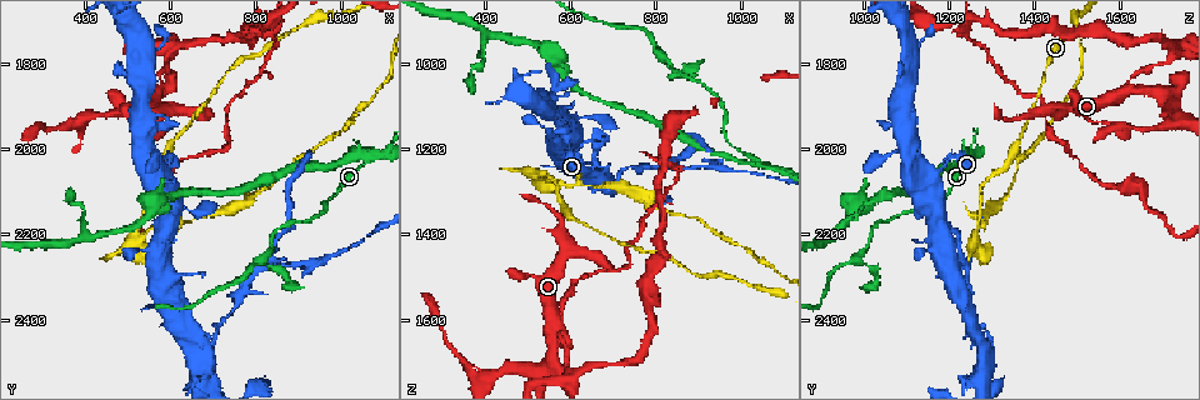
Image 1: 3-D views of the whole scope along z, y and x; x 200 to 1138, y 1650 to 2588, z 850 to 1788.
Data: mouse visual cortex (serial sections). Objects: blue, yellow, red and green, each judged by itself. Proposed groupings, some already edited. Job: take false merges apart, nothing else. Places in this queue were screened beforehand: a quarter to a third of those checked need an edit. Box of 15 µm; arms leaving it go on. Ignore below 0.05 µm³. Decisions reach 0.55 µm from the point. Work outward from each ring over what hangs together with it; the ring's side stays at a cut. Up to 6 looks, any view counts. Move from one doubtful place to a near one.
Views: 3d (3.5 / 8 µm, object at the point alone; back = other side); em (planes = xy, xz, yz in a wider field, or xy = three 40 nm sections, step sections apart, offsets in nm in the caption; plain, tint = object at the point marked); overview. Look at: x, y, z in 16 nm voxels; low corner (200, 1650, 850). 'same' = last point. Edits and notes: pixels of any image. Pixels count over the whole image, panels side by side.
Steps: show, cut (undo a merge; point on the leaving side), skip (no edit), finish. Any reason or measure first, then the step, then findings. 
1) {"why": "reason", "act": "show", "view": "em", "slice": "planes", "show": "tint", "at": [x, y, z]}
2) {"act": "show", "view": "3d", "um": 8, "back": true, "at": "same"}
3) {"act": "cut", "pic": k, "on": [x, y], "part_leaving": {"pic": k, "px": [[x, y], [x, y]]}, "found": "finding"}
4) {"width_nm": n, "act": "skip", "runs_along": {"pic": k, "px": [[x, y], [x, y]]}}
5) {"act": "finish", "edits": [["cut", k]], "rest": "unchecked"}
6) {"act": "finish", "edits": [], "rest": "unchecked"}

{"why": "narrows sharply", "act": "show", "view": "3d", "um": 3.5, "at": [525, 2205, 1255]}

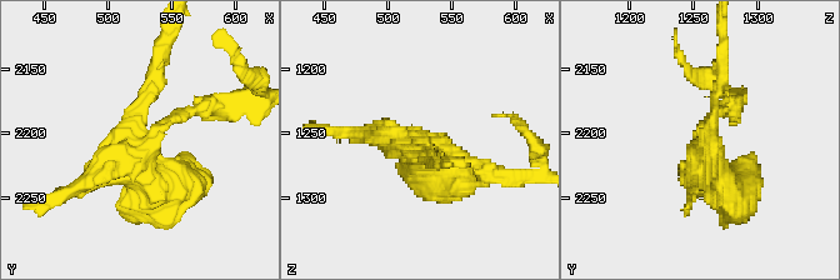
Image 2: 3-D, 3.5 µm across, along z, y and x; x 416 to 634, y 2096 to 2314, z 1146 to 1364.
{"why": "shape alone is not enough", "act": "show", "view": "em", "slice": "xy", "step": 3, "show": "tint", "at": [522, 2208, 1262]}

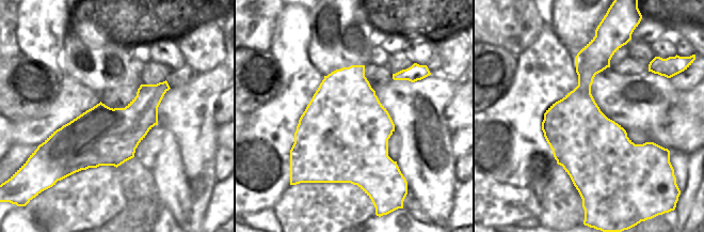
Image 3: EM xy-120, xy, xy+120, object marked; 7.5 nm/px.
{"act": "cut", "pic": 2, "on": [728, 108], "border": {"pic": 3, "px": [[322, 126], [301, 175]]}, "found": "two cells meet here"}

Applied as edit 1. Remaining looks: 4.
{"act": "show", "view": "overview"}

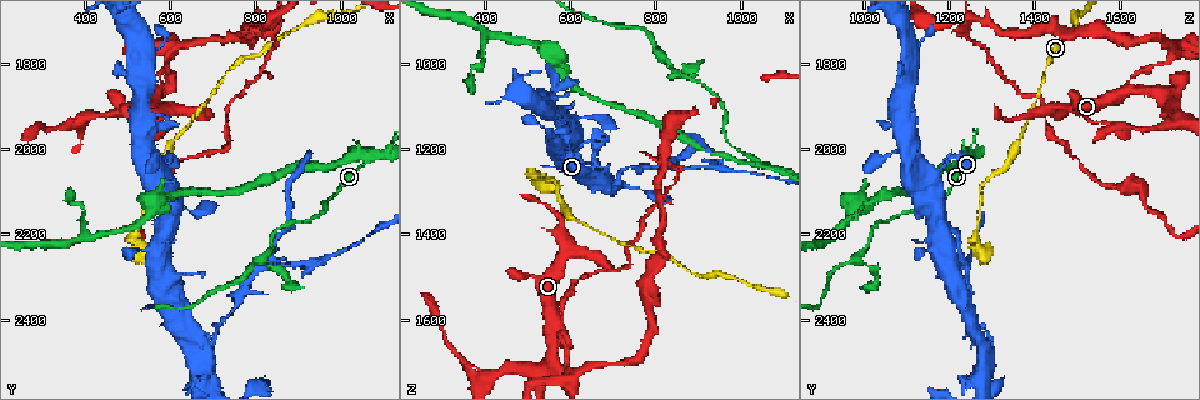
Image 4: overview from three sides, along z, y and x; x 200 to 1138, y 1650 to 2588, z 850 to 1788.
{"why": "two arms in line, one across", "act": "show", "view": "3d", "um": 3.5, "at": [1095, 2010, 1245]}

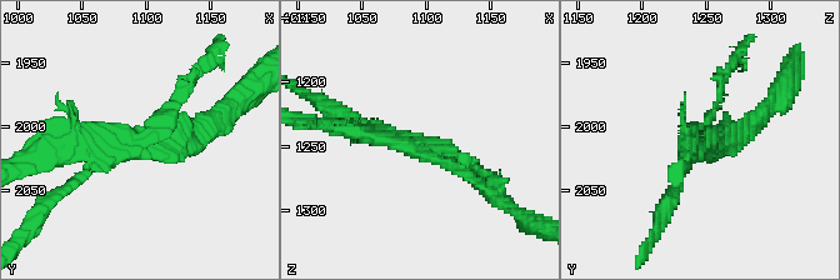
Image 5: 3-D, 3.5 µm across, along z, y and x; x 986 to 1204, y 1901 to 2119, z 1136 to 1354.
{"arms": 3, "arm_widths_nm": [100, 100, 250], "why": "need the tissue", "act": "show", "view": "em", "slice": "xy", "step": 5, "show": "tint", "at": [1092, 2010, 1248]}

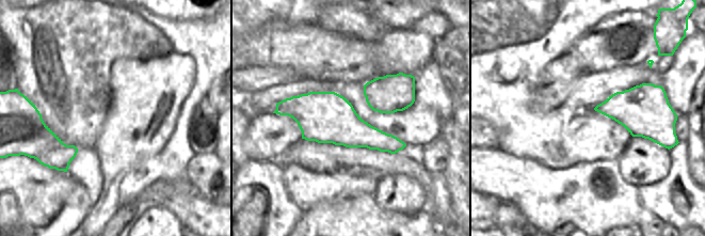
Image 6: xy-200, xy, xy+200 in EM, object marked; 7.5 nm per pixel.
{"act": "cut", "pic": 5, "on": [353, 126], "part_leaving": {"pic": 5, "px": [[370, 125], [355, 131], [313, 121]]}, "found": "a second cell is stuck on"}

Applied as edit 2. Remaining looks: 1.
{"act": "finish", "edits": [["cut", 2], ["cut", 5]], "rest": "unchecked"}

